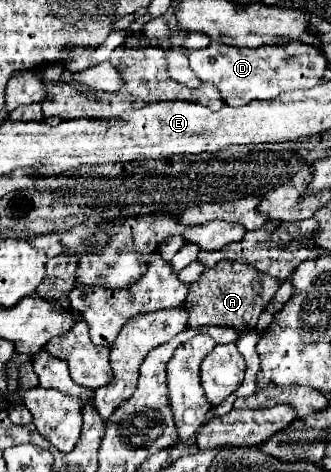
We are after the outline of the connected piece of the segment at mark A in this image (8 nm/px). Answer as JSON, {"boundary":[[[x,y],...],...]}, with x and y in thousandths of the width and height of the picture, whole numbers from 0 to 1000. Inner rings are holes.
{"boundary":[[[671,551],[647,568],[622,568],[610,585],[574,602],[574,619],[562,631],[562,657],[574,661],[568,691],[622,691],[622,686],[653,686],[653,691],[695,691],[719,695],[725,712],[746,708],[773,695],[785,661],[804,657],[828,623],[840,619],[852,597],[840,589],[810,585],[761,564],[701,555],[701,551]],[[761,597],[785,597],[785,619],[767,614]]]}

